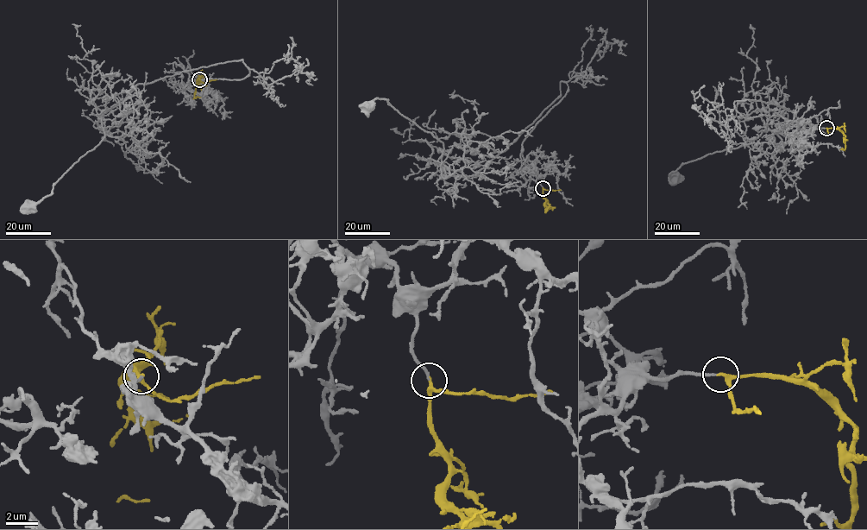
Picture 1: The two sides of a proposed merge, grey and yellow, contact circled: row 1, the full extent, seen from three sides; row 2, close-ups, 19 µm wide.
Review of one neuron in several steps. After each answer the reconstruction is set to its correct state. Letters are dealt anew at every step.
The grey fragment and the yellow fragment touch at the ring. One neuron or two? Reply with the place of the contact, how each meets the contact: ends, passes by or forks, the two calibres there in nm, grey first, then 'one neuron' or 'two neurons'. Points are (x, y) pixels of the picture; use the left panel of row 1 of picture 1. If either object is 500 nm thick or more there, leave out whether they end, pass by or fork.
at (199, 79); grey ends there; yellow passes by; 130 nm thick on the grey side, 220 nm on the other; one neuron

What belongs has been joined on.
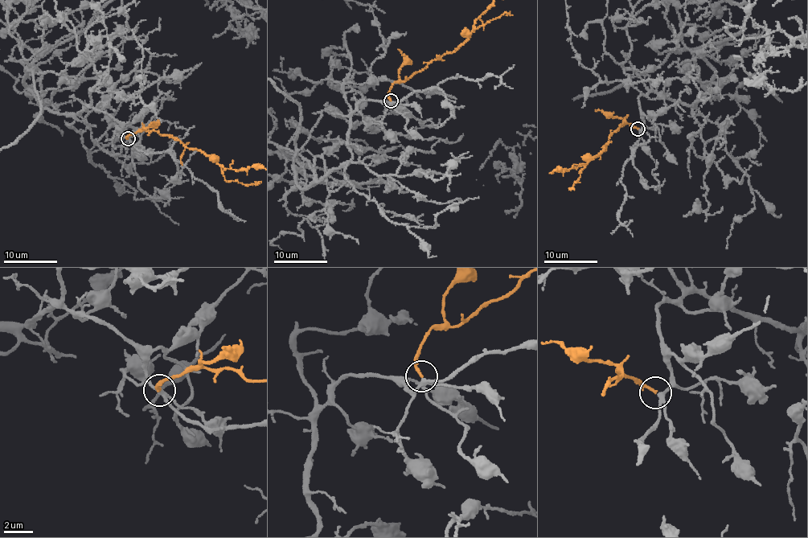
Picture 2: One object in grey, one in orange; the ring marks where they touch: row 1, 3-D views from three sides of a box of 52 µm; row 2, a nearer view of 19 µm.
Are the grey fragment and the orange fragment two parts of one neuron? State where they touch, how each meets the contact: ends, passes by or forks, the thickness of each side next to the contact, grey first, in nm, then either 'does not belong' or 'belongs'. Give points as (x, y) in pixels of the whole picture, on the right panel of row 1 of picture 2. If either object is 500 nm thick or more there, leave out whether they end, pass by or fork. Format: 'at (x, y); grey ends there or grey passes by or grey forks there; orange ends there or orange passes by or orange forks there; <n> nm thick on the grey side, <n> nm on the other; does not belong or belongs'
at (637, 129); grey forks there; orange ends there; 220 nm thick on the grey side, 200 nm on the other; belongs

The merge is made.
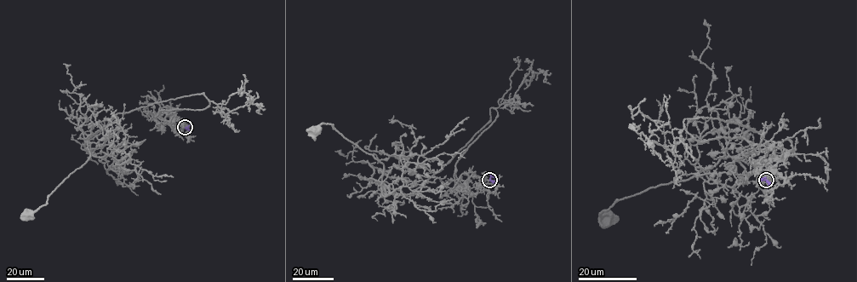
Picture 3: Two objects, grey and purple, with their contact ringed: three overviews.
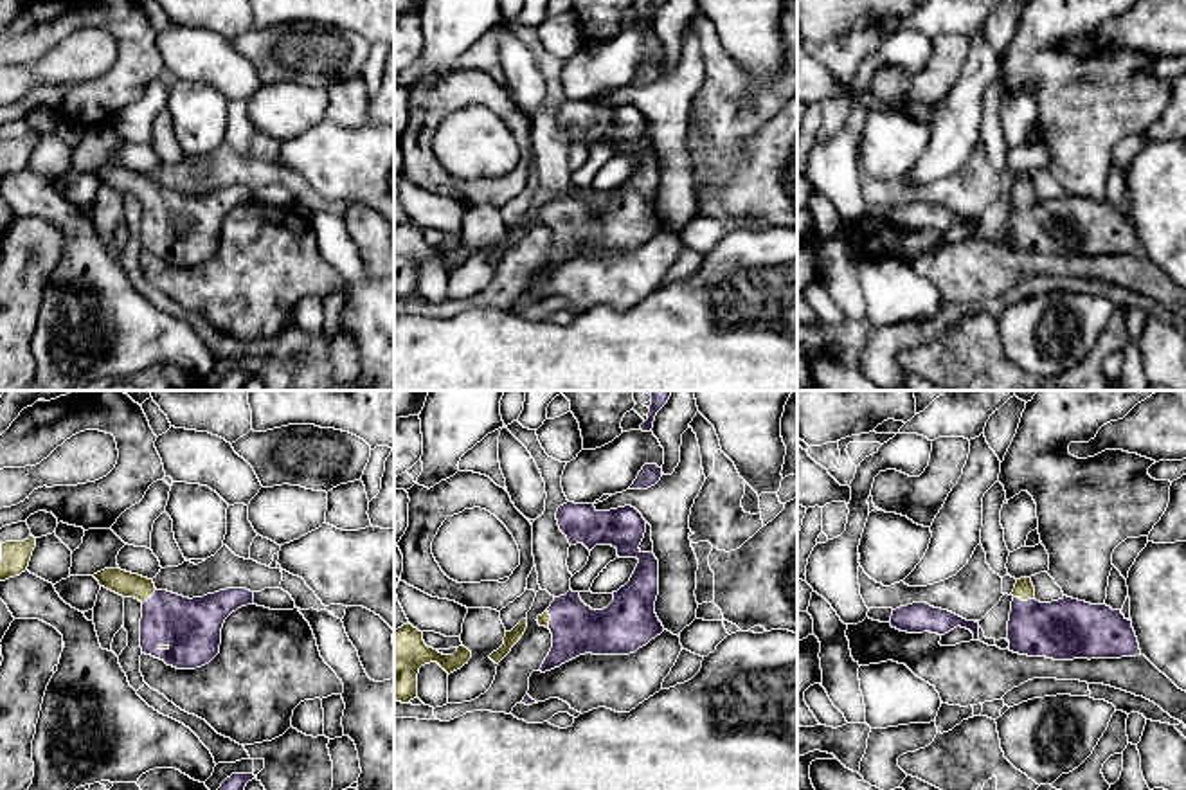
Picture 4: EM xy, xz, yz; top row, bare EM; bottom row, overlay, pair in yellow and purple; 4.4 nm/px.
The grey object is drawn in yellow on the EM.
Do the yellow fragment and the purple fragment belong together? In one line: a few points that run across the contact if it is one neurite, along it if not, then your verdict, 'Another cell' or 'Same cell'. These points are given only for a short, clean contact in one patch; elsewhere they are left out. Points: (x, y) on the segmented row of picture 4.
Line: yz (1024, 589), (1024, 600), (1053, 628), (1068, 628). Same cell

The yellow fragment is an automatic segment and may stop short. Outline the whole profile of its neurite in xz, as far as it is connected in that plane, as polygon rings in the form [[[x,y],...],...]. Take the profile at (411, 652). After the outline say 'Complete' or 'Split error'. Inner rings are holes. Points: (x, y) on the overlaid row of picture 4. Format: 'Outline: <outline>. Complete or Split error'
Outline: [[[403,624],[394,632],[394,698],[409,704],[418,698],[419,668],[437,662],[448,675],[461,669],[472,659],[472,651],[459,646],[454,655],[443,655],[428,648],[423,632],[412,624]]]. Complete

